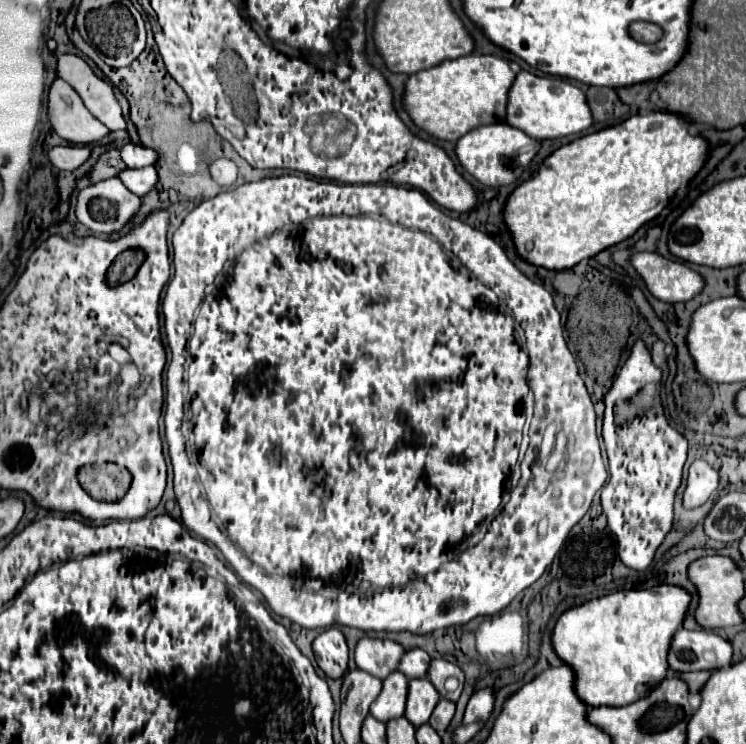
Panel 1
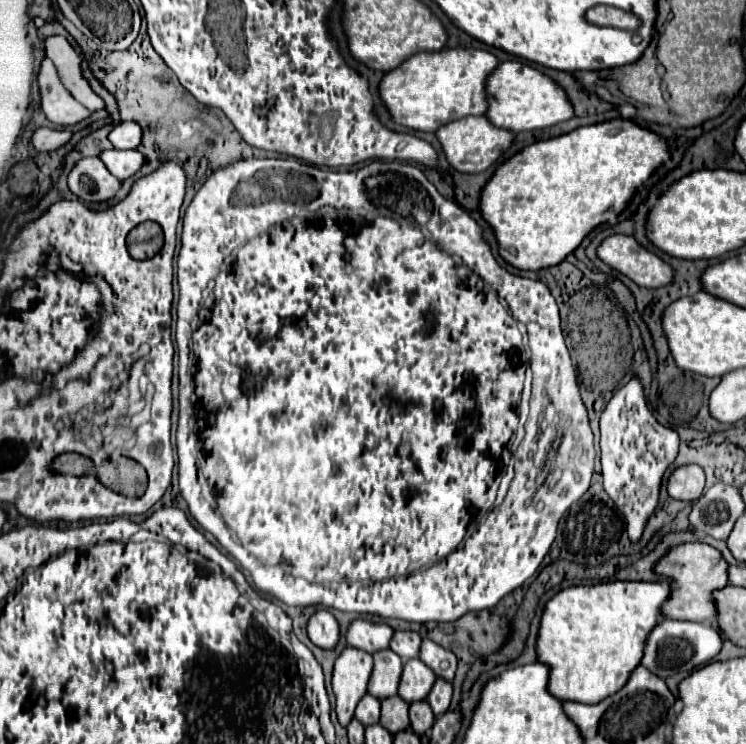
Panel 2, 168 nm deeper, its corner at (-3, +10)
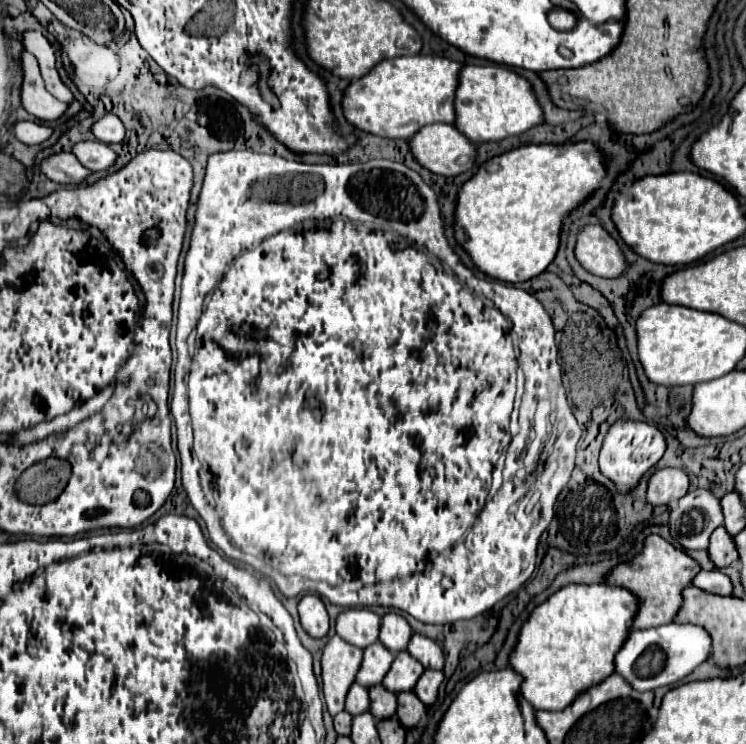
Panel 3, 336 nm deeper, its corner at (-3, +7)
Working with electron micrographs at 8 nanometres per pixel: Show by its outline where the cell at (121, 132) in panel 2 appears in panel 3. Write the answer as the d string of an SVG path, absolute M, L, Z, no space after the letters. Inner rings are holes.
M107 113L97 123L93 123L93 135L103 143L121 143L125 139L125 127L119 117Z

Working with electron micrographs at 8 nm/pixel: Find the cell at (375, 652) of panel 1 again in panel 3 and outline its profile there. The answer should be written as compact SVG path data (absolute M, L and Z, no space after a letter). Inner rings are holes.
M347 609L335 621L337 635L355 647L367 647L379 637L381 619L369 609Z

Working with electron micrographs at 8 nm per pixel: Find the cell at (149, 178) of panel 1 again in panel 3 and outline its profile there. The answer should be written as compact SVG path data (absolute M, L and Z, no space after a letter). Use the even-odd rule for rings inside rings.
M79 141L71 147L71 153L79 159L83 167L91 171L105 171L117 159L117 155L101 141Z

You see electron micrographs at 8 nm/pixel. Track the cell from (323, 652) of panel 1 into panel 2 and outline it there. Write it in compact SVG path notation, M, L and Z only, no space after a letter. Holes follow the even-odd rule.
M319 610L311 616L307 632L311 642L323 650L333 650L339 644L339 622L327 610Z

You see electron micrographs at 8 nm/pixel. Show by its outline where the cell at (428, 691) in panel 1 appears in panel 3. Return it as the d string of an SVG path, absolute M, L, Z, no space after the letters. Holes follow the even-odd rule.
M407 651L397 653L395 661L391 663L391 669L387 671L387 677L383 679L383 687L399 693L399 691L413 691L415 681L421 677L425 667L415 661Z

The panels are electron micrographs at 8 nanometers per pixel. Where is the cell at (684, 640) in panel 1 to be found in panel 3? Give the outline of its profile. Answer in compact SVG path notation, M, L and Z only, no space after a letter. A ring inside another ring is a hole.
M659 625L655 629L637 629L627 635L623 649L615 655L615 673L619 673L631 687L651 691L687 677L697 665L707 661L711 653L711 637L697 625Z

